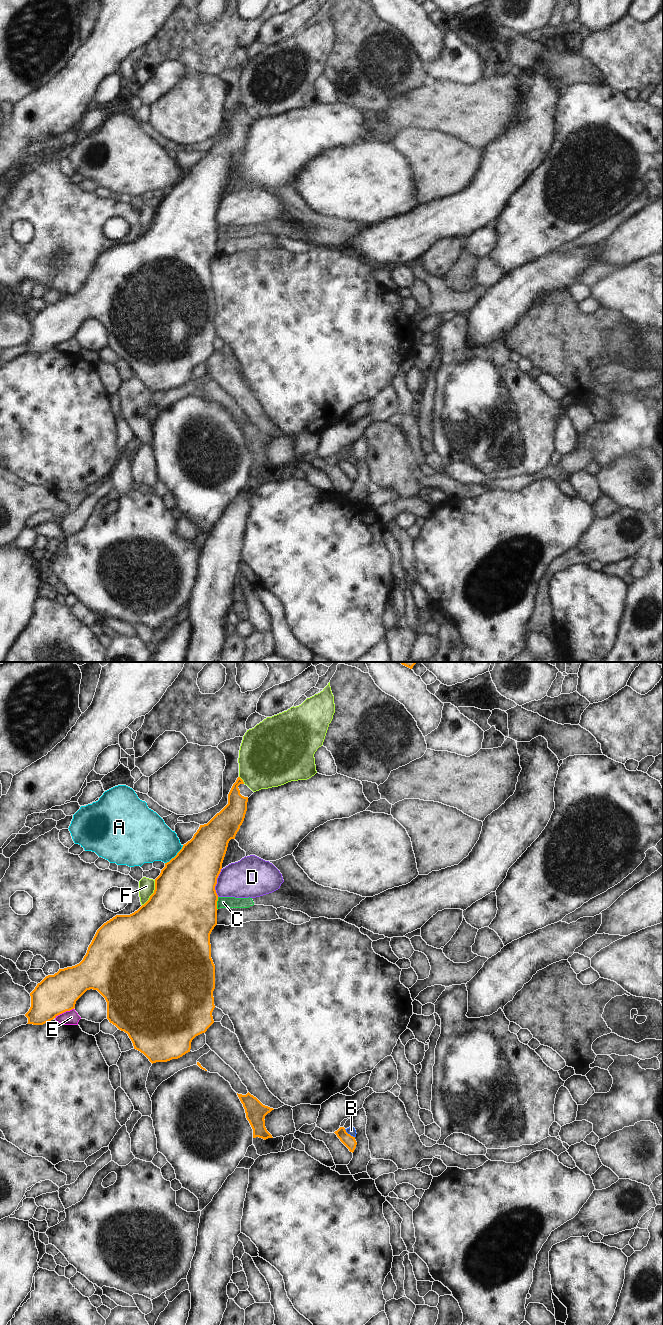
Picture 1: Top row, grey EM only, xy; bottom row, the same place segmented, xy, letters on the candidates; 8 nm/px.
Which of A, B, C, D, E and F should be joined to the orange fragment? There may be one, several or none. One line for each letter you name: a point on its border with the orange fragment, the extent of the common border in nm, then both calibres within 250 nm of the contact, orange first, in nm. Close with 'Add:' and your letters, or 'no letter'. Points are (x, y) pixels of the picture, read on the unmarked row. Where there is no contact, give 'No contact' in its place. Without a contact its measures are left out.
Add: no letter.

